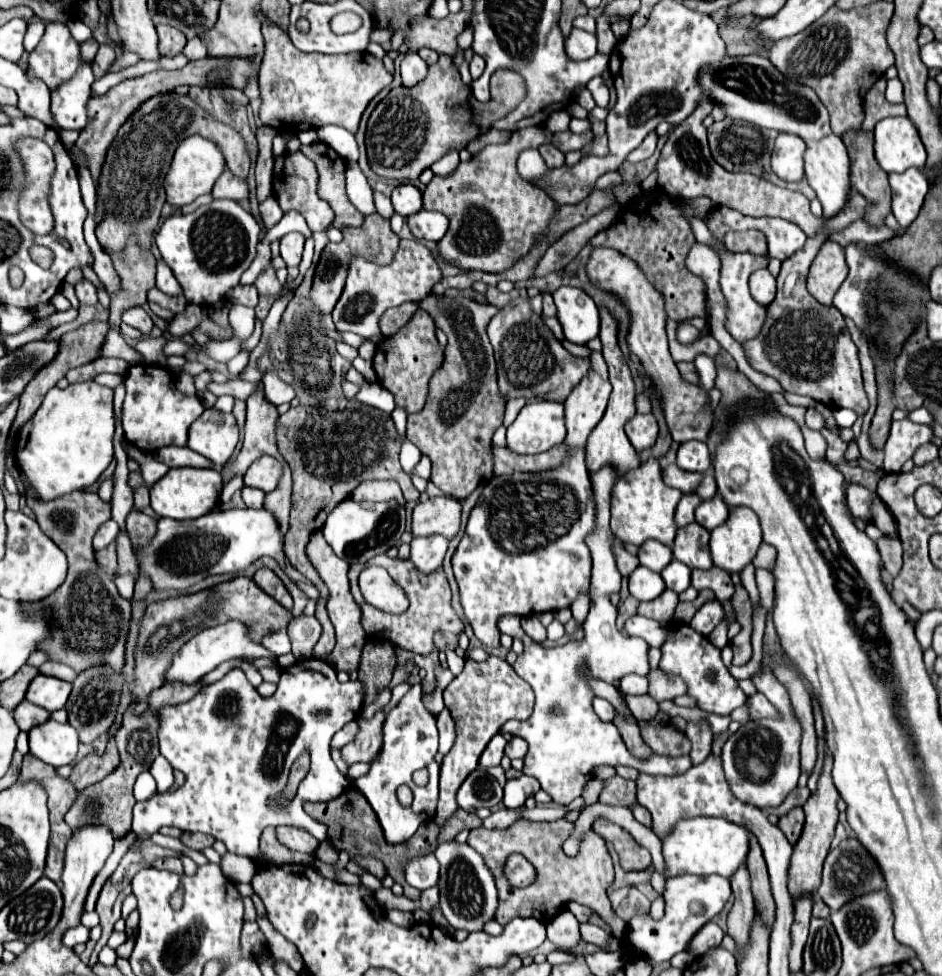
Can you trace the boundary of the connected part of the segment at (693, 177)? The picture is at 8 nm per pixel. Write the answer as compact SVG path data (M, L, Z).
M709 105L703 107L703 109L695 109L691 113L691 117L687 117L681 125L671 129L669 139L663 147L659 163L657 163L657 171L659 171L657 185L661 189L667 189L667 193L679 195L679 197L685 197L685 199L705 195L705 197L713 199L717 205L735 209L743 215L781 217L781 219L787 219L787 221L799 225L805 231L807 237L815 237L825 227L825 223L823 223L821 217L815 217L811 213L809 199L805 195L801 195L799 191L777 187L771 181L767 181L763 177L757 177L753 173L727 171L711 157L709 143L707 143L707 131L701 123L711 113L711 109L713 107L709 107Z

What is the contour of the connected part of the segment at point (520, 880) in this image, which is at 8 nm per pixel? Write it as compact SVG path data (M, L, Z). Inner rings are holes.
M513 854L505 863L505 875L511 885L527 887L535 881L535 867L521 854Z

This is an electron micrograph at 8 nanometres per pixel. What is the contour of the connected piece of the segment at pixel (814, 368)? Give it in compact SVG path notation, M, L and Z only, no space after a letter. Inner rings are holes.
M823 233L807 243L789 259L783 261L777 277L777 297L767 307L767 319L757 337L743 343L747 361L753 369L777 379L789 393L807 395L831 409L853 409L859 417L867 413L857 347L849 337L843 315L835 307L823 307L807 291L805 281L809 267L825 243ZM797 313L797 317L793 317Z

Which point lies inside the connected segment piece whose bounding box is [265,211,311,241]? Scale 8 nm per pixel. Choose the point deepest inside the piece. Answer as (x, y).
(292, 221)

